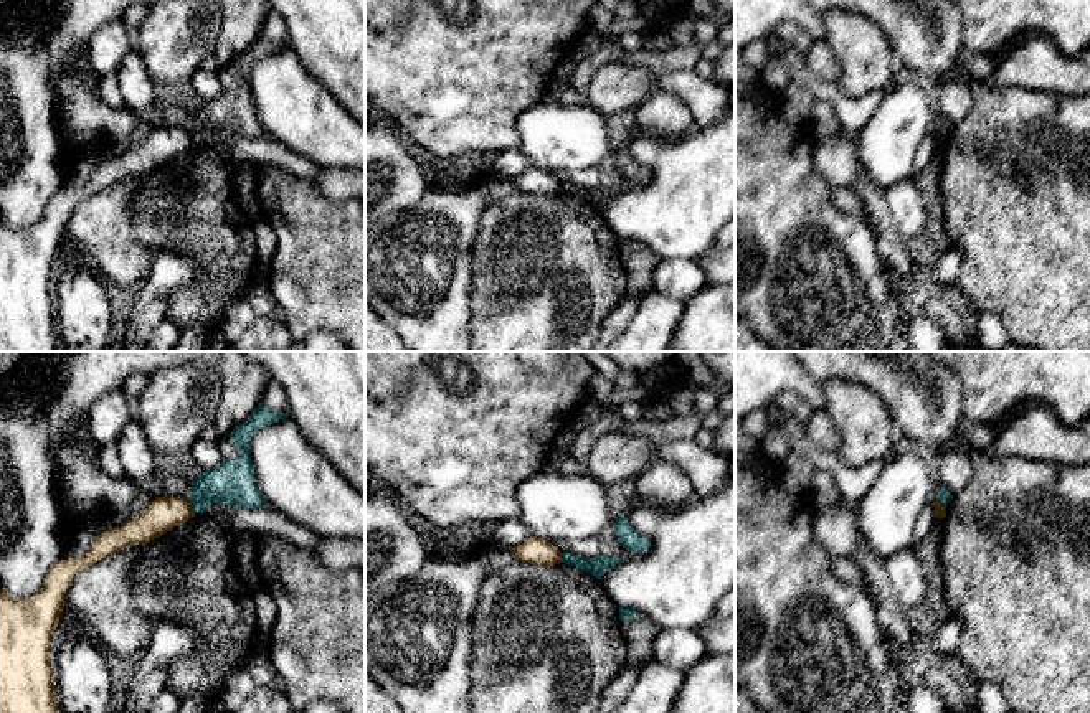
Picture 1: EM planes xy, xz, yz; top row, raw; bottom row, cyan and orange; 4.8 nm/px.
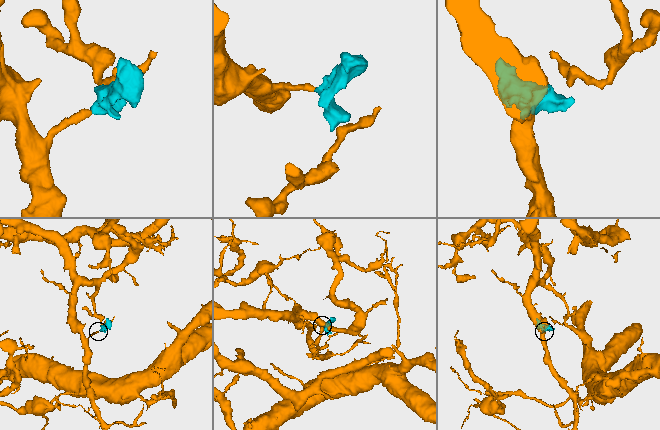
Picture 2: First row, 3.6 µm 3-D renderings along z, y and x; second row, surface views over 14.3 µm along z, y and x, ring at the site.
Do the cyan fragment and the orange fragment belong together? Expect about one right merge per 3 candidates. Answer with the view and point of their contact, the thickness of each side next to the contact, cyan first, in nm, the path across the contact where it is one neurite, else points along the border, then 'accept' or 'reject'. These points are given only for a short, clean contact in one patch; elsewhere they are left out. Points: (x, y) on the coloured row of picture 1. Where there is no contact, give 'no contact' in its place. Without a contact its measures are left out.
contact xy (192, 505); calibres 220 and 160 nm; border xy (189, 499), (194, 512); reject

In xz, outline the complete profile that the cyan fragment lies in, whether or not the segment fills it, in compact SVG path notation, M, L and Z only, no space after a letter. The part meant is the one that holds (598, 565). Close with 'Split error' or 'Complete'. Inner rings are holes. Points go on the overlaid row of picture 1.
M563 553L562 563L576 566L596 579L601 579L603 573L611 569L613 566L623 563L623 558L611 558L611 556L595 556L595 558L583 558L573 553Z. Complete

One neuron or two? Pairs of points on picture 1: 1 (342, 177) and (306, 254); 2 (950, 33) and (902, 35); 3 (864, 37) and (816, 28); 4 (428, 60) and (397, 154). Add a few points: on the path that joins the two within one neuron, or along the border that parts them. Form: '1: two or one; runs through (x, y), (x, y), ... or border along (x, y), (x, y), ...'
1: two; border along (312, 180), (329, 198), (347, 200)
2: one; runs through (940, 45), (935, 45), (927, 37), (914, 35)
3: two; border along (819, 17), (824, 27), (824, 40)
4: two; border along (402, 132), (420, 152)

